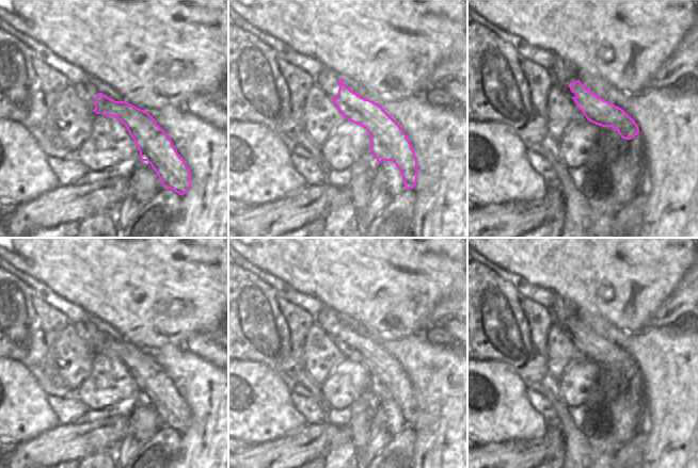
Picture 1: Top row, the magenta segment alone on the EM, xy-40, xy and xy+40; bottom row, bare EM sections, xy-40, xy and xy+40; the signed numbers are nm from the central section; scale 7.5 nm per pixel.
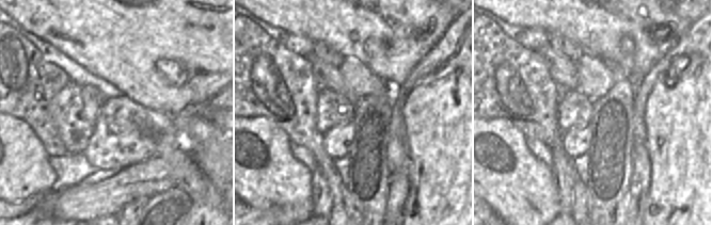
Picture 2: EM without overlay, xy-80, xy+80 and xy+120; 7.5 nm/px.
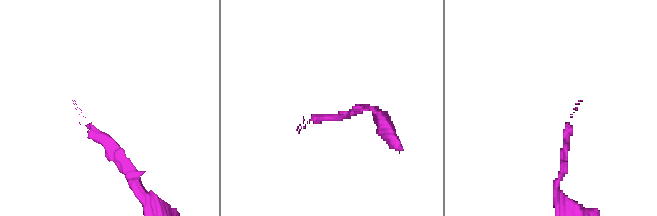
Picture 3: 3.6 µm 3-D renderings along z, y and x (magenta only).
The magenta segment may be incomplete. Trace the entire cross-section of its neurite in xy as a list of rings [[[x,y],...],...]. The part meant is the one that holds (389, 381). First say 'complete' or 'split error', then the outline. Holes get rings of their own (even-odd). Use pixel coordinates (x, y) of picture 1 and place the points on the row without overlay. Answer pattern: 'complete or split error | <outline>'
complete | [[[338,320],[338,335],[332,339],[340,353],[348,359],[361,364],[370,375],[370,390],[380,402],[382,400],[393,400],[402,414],[404,425],[413,427],[417,420],[417,397],[415,390],[400,366],[400,364],[378,342],[365,338],[354,332],[349,325]]]

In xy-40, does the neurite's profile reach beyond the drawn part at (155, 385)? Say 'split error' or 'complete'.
complete

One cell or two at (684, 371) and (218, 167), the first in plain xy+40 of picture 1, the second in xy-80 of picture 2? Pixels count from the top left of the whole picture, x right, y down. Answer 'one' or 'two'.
one

